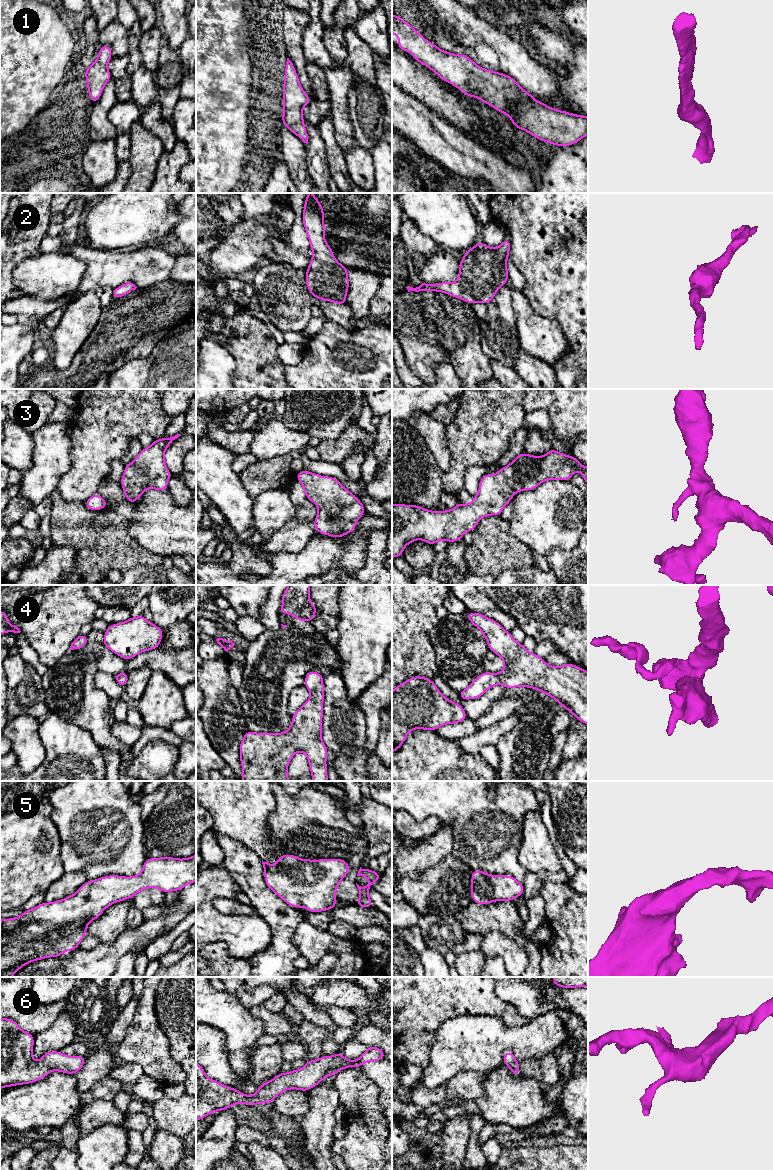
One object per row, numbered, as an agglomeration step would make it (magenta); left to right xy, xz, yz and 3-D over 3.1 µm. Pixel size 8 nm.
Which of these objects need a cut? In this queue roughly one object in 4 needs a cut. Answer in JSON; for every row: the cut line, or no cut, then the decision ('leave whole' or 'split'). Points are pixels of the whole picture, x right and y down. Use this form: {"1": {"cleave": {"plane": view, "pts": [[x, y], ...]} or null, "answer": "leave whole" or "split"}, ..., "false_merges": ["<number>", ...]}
{"1": {"cleave": null, "answer": "leave whole"}, "2": {"cleave": null, "answer": "leave whole"}, "3": {"cleave": null, "answer": "leave whole"}, "4": {"cleave": null, "answer": "leave whole"}, "5": {"cleave": null, "answer": "leave whole"}, "6": {"cleave": null, "answer": "leave whole"}, "false_merges": []}

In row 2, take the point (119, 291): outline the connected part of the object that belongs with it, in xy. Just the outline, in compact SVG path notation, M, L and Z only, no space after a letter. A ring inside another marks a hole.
M131 282L124 283L124 284L120 285L119 287L113 289L112 298L114 300L114 299L118 299L120 297L123 297L123 296L129 294L131 291L135 290L136 288L137 287Z

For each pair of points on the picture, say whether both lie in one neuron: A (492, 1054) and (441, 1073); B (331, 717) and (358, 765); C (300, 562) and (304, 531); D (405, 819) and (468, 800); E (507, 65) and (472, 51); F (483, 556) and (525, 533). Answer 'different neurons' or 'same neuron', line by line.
A: same neuron
B: same neuron
C: different neurons
D: different neurons
E: same neuron
F: different neurons

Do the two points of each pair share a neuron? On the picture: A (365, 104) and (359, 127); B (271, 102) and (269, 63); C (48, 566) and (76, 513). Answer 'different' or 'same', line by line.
A: same
B: same
C: different

